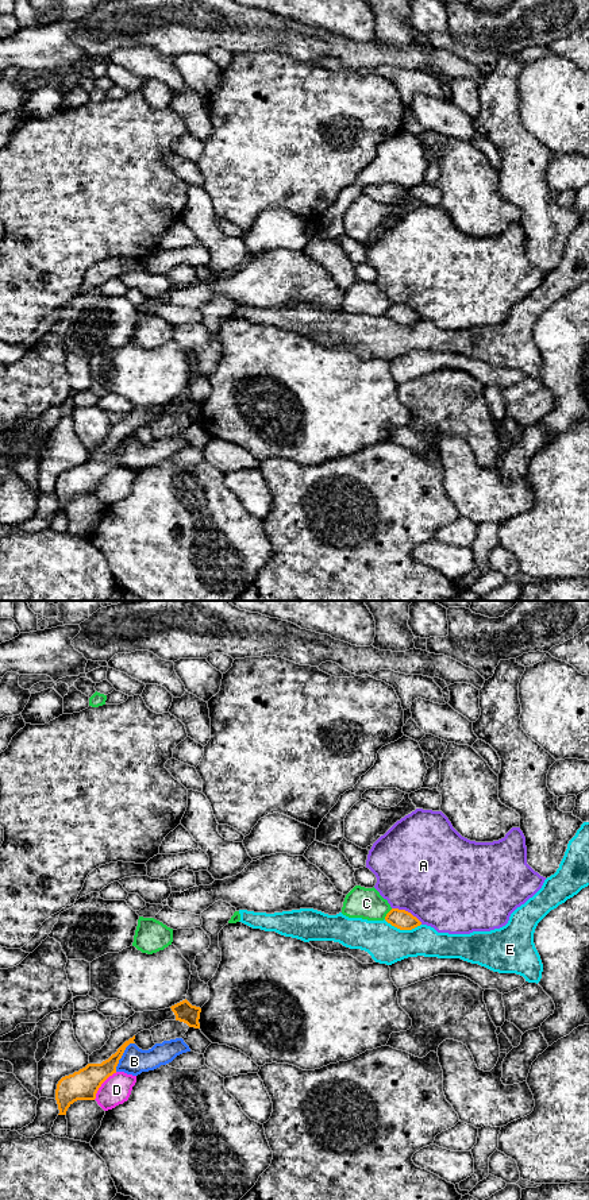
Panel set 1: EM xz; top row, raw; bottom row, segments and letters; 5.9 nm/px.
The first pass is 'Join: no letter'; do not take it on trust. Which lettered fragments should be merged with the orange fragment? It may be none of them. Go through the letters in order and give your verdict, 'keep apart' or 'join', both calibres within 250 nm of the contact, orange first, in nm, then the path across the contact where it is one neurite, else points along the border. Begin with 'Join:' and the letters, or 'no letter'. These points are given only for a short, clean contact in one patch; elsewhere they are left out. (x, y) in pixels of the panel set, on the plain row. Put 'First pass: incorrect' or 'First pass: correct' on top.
First pass: correct
Join: no letter
A: keep apart; 120 nm thick on the orange side, 500 nm on the other
B: keep apart; 160 nm thick on the orange side, 160 nm on the other
C: keep apart; 120 nm thick on the orange side, 190 nm on the other
D: keep apart; 180 nm thick on the orange side, 170 nm on the other
E: keep apart; 120 nm thick on the orange side, 220 nm on the other

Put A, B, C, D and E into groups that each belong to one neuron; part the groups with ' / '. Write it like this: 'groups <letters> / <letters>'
groups A / B / C / D / E

